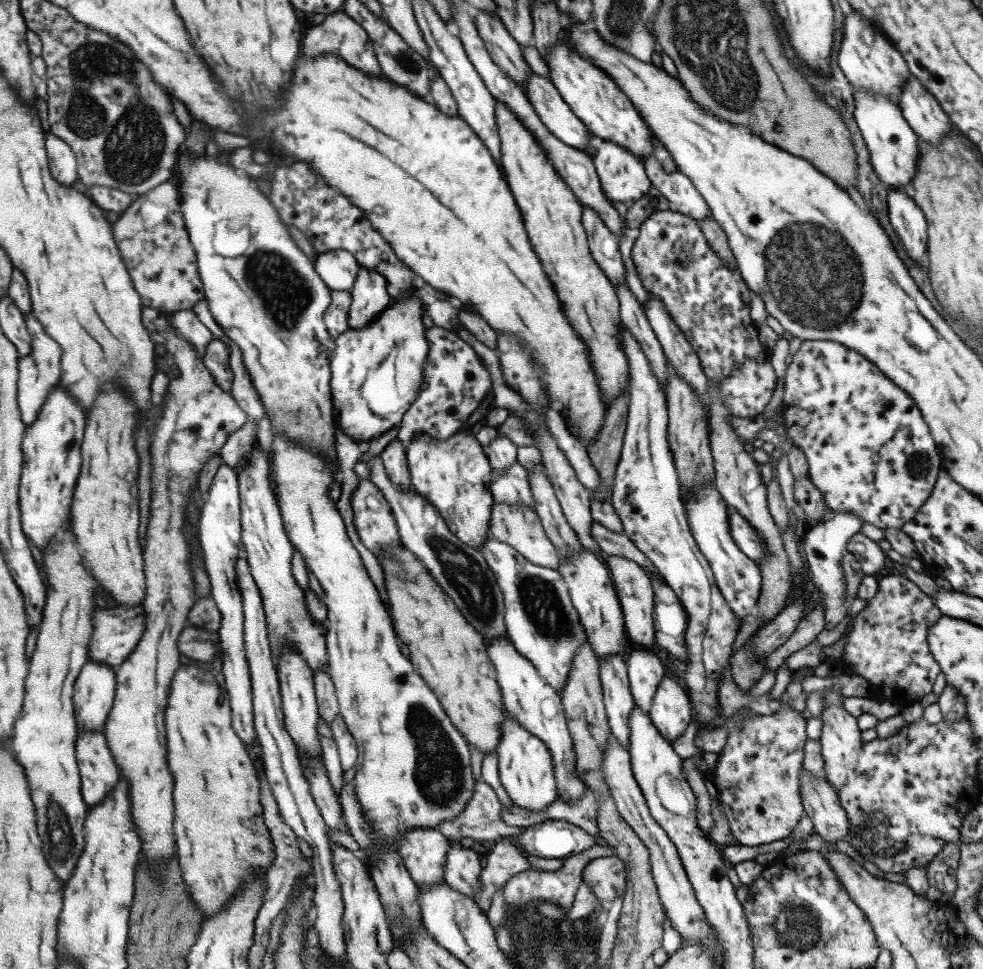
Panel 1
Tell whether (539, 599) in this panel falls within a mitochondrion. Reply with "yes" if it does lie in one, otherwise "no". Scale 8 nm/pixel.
yes

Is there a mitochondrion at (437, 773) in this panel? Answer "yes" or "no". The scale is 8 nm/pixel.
yes

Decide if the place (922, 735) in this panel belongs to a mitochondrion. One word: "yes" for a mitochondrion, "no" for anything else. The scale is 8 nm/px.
no

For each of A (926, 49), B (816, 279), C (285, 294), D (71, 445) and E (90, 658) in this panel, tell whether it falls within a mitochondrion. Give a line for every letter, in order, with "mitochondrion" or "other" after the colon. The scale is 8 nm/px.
A: other
B: mitochondrion
C: mitochondrion
D: other
E: other

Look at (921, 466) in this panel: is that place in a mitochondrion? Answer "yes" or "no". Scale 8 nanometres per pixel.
yes

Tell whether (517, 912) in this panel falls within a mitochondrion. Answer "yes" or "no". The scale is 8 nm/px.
no

